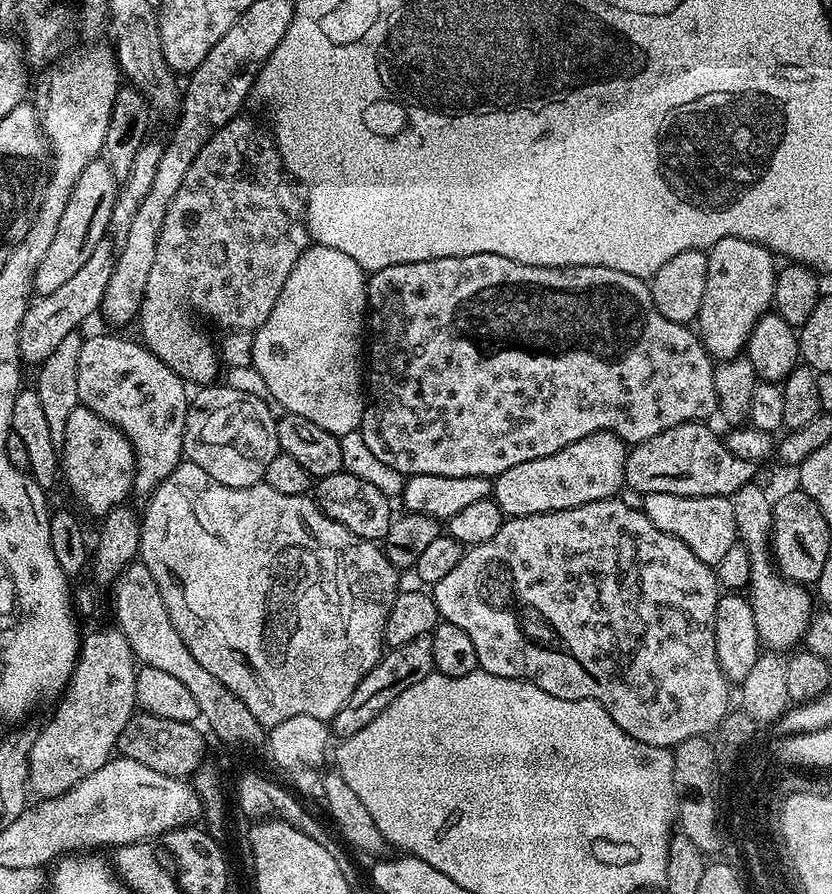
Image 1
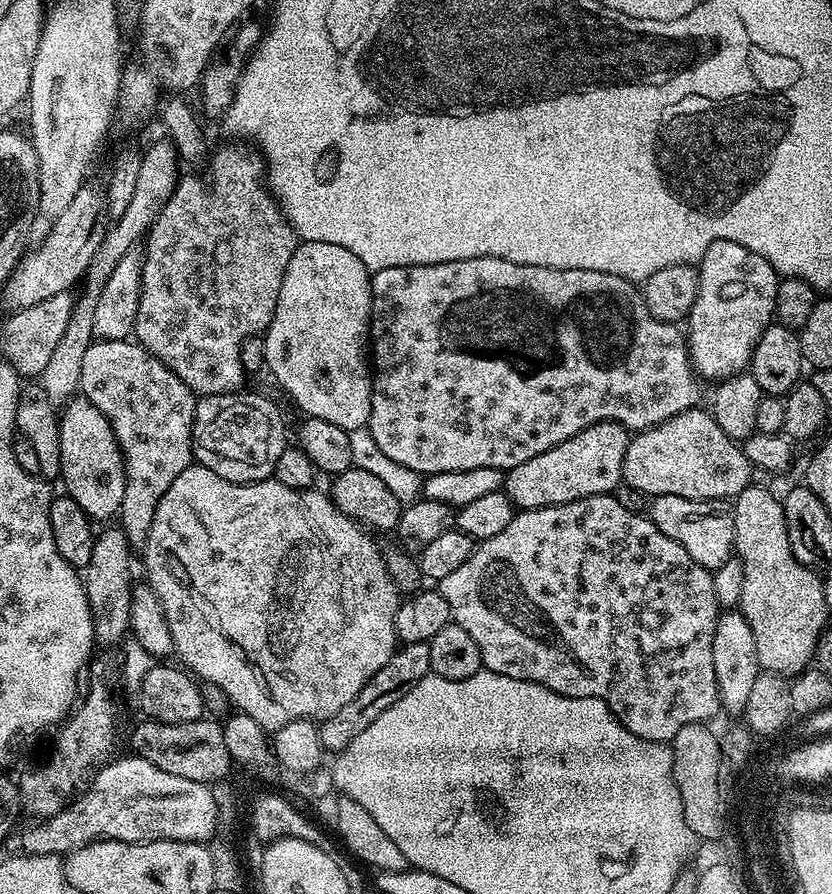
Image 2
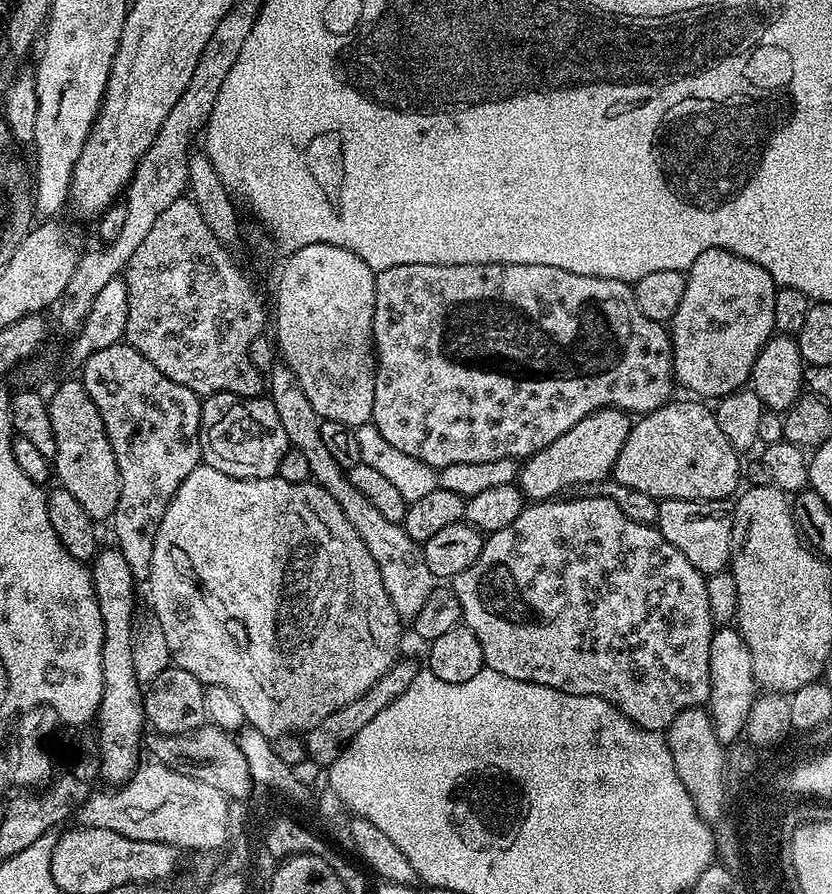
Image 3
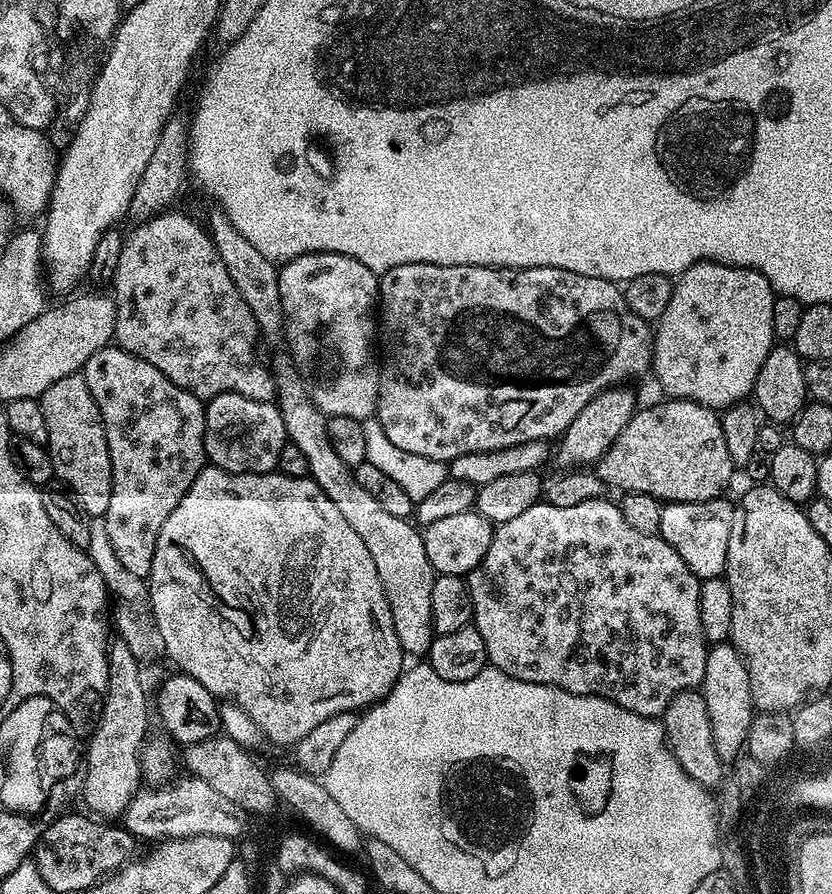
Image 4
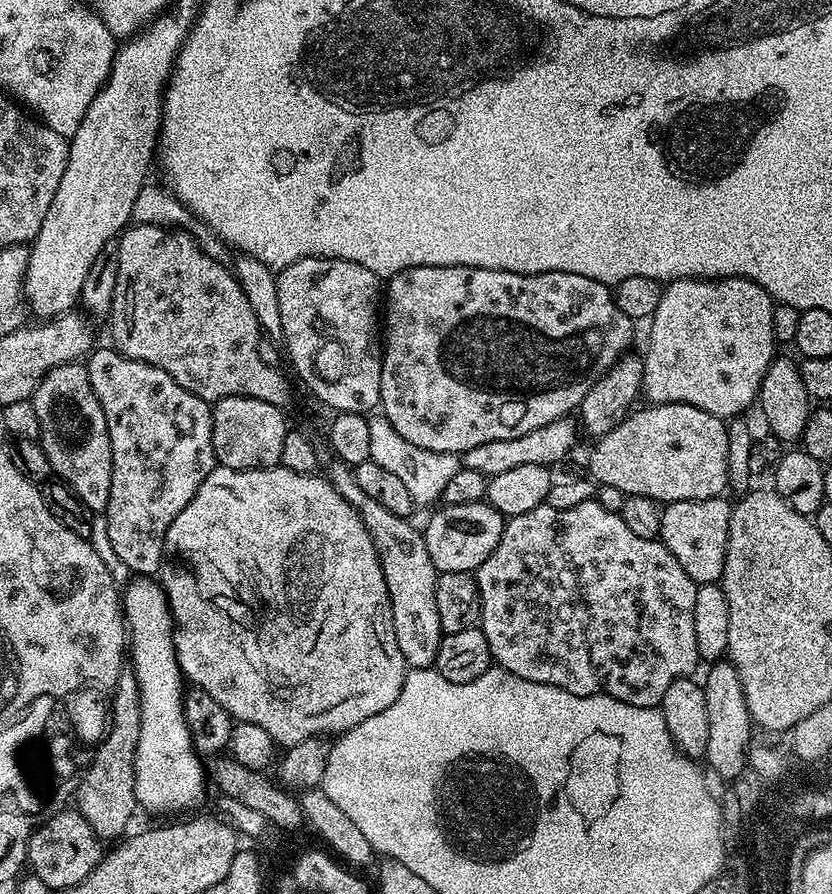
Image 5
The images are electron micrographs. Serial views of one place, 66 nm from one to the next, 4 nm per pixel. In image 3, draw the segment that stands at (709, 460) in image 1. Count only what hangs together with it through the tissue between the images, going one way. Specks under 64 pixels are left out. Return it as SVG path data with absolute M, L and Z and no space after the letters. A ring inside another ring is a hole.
M673 399L658 410L643 413L633 423L616 465L612 467L612 476L622 487L653 496L656 502L727 501L741 487L741 453L726 442L726 434L722 434L718 426L715 411L699 399L687 399Z

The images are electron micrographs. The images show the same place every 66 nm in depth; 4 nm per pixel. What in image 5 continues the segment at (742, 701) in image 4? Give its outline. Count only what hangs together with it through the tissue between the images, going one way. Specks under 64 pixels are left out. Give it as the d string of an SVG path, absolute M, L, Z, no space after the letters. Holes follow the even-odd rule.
M721 658L707 665L708 673L702 679L702 687L706 694L706 714L710 714L710 738L706 742L704 756L708 764L724 780L732 780L743 777L748 764L747 732L754 726L752 715L746 706L746 694L742 694L742 678L738 678L738 670L733 666L732 661L727 658Z

